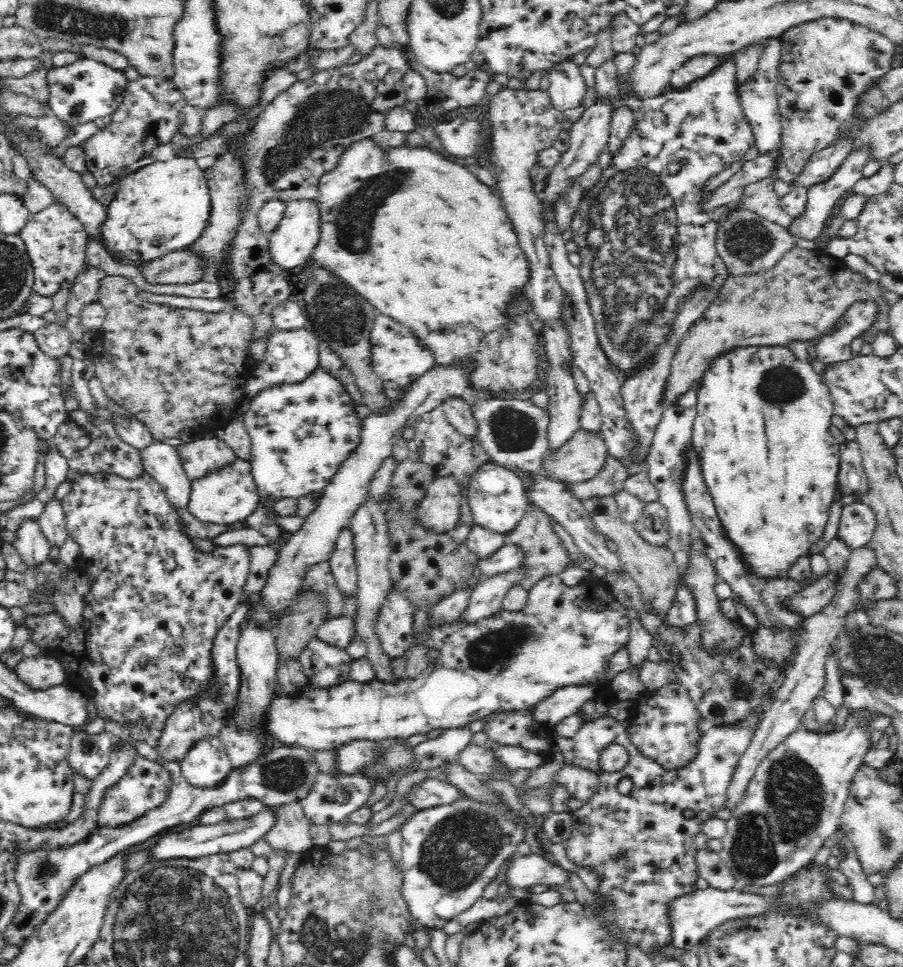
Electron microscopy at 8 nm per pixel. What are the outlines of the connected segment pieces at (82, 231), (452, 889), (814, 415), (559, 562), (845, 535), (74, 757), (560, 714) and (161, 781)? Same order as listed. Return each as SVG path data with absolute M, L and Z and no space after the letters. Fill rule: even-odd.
M54 201L42 212L30 213L28 222L19 232L34 267L33 290L42 296L55 296L64 282L74 282L76 274L88 260L87 244L91 242L84 225L68 210Z
M469 796L454 804L415 810L402 826L401 835L403 897L407 900L411 915L427 929L443 927L482 898L484 888L496 878L498 868L516 852L520 842L527 840L522 823L508 821L498 807L472 800Z
M737 345L736 348L716 356L696 383L697 404L691 444L696 451L695 454L701 465L706 487L713 497L717 516L722 521L724 531L728 533L730 541L734 542L743 552L743 559L751 565L751 569L757 572L758 576L767 576L767 578L776 578L777 576L780 578L786 575L786 572L798 558L810 556L810 548L816 545L823 536L829 518L829 509L838 497L839 443L830 433L830 418L835 414L829 388L822 381L822 378L823 375L815 372L809 361L800 361L787 346L773 348L771 345Z
M530 504L523 520L520 520L514 530L506 534L507 544L516 545L524 553L524 562L520 566L522 571L524 571L521 585L528 591L546 575L559 575L564 570L564 566L570 562L566 548L564 548L560 538L556 536L556 532L553 530L551 519L543 509Z
M864 501L844 506L837 538L852 549L869 545L874 538L878 519L875 512Z
M80 731L73 733L71 744L69 765L73 772L80 772L92 780L108 766L115 738L106 731L95 735Z
M565 686L532 708L530 715L534 721L553 727L567 716L580 711L586 700L594 700L596 697L594 686Z
M139 756L135 763L132 763L128 772L111 786L103 798L103 803L97 814L97 823L100 827L118 828L130 824L133 820L144 816L153 808L158 808L170 794L171 776L160 763Z

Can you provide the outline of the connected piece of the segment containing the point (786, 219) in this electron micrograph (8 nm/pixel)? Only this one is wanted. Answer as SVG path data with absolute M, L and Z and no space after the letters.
M771 176L748 185L740 203L758 216L788 227L794 218L781 207L781 197L774 191L773 180L774 177Z

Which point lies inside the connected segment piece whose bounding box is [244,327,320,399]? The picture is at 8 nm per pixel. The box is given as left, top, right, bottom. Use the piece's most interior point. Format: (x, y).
(290, 355)

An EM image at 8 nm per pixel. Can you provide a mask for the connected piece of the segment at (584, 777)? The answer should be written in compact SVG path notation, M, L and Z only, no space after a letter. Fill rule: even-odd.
M564 765L553 779L553 786L562 785L572 798L585 802L597 791L599 773L574 765Z

